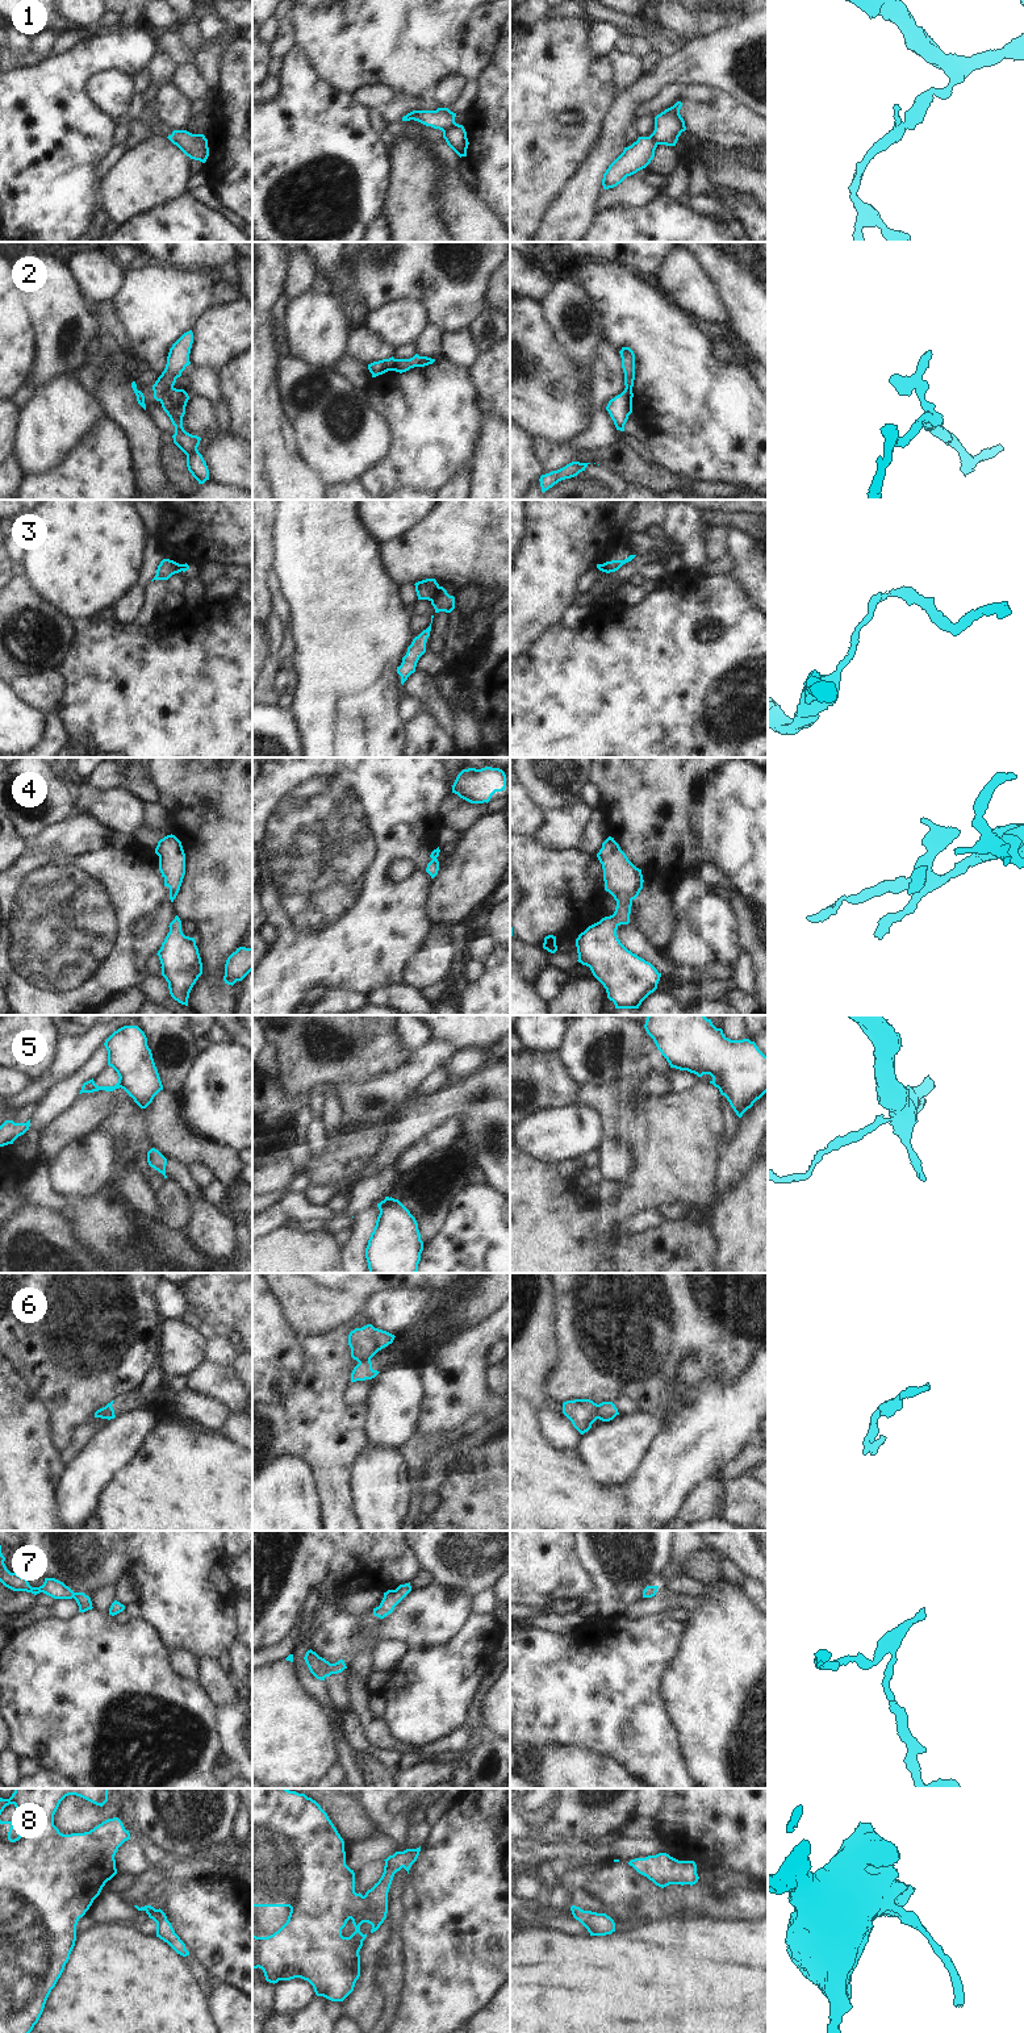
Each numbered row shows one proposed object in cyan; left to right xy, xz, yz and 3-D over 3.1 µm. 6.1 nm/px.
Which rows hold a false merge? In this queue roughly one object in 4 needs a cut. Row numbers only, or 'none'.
1, 2, 3, 5, 6

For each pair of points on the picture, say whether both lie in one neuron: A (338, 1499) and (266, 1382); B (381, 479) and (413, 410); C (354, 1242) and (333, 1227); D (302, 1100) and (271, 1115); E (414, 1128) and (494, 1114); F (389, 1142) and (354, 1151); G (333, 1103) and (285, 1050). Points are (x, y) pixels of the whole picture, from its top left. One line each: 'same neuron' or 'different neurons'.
A: different neurons
B: same neuron
C: different neurons
D: same neuron
E: different neurons
F: different neurons
G: different neurons

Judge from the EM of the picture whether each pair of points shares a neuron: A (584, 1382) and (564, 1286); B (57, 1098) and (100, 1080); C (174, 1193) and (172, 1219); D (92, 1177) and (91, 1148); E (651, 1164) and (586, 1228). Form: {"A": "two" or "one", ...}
{"A": "two", "B": "two", "C": "one", "D": "one", "E": "one"}

